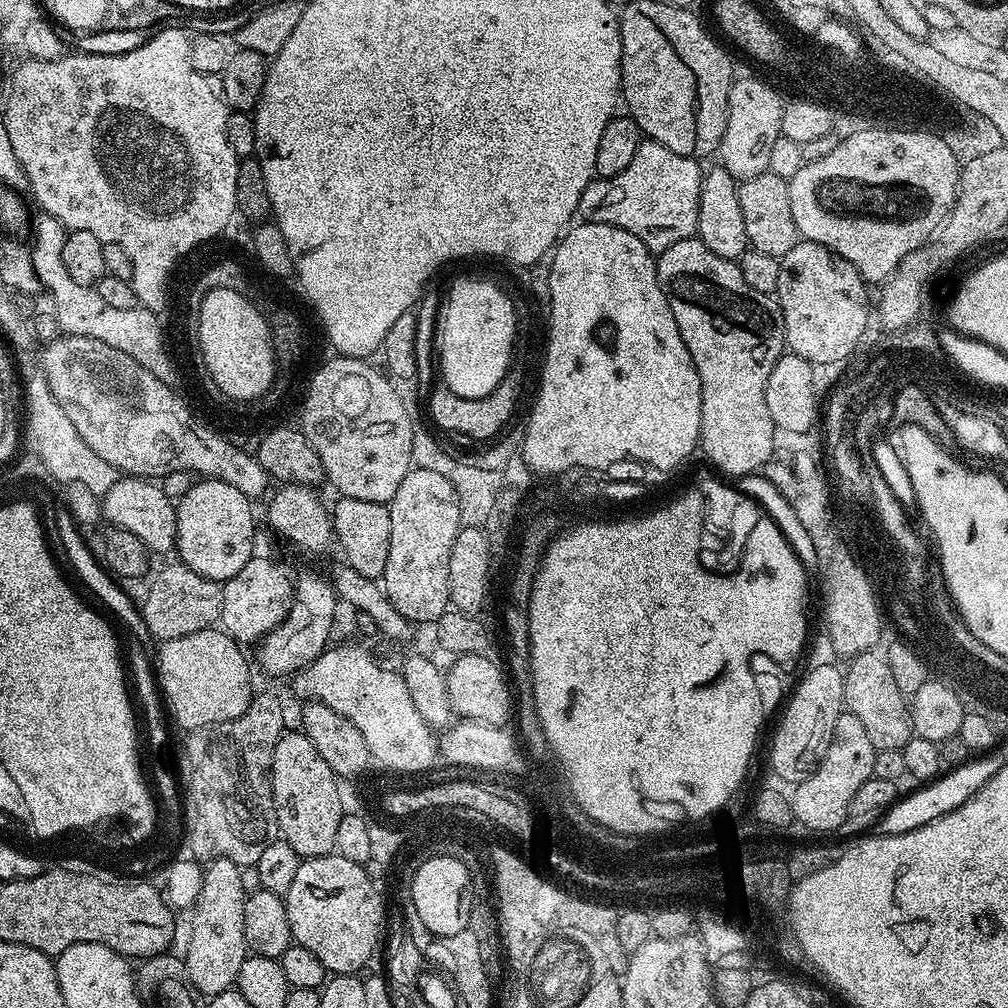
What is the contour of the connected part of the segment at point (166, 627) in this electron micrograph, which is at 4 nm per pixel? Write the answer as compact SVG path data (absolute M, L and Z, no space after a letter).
M179 562L166 565L154 576L151 577L152 585L144 596L144 604L142 602L142 615L146 632L156 642L182 638L186 634L206 630L219 621L224 593L221 581L206 578Z

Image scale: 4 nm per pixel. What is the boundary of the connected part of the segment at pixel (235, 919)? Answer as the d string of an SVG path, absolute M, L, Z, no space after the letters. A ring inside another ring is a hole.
M229 859L209 861L203 871L199 896L192 908L190 940L184 953L185 968L193 989L206 998L229 991L235 985L242 962L248 955L245 942L248 889L244 886L241 872L241 867Z

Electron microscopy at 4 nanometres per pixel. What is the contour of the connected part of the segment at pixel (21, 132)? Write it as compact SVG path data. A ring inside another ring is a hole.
M180 26L161 27L161 32L150 37L145 44L140 44L129 52L116 52L113 56L80 52L77 56L63 54L55 60L25 59L12 76L12 85L8 88L8 109L2 112L6 134L10 134L10 146L14 146L14 154L24 172L26 188L32 191L33 198L40 203L39 211L52 216L65 229L90 230L90 234L94 234L94 238L104 244L122 246L122 250L130 254L135 286L162 284L162 264L164 260L174 260L170 254L170 238L176 238L178 216L206 216L206 220L214 224L212 216L224 216L230 214L230 210L237 210L235 195L240 160L228 141L230 109L217 85L203 72L194 70L194 62L190 62L192 40L182 29L176 27Z

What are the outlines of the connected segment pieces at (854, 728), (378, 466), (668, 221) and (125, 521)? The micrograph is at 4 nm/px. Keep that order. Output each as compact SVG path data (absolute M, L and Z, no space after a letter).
M847 710L840 713L834 725L834 734L822 762L802 783L791 789L792 815L795 823L809 828L812 832L835 833L846 822L846 814L850 810L850 801L862 786L862 782L872 779L874 758L877 751L874 742L862 727L859 718L854 718Z
M336 354L333 357L333 360L328 358L323 361L324 370L318 372L315 384L312 384L307 409L299 413L299 427L310 446L314 446L324 467L327 483L332 483L340 496L388 504L394 498L398 486L402 486L402 478L406 478L413 467L411 440L414 420L403 398L396 393L397 385L380 368L381 373L371 368L367 359L359 356Z
M645 139L634 154L634 162L622 174L594 178L582 190L578 216L590 224L618 226L626 234L634 234L653 254L665 252L674 242L693 239L697 235L698 202L702 168L691 156L674 154L656 140Z
M121 475L102 496L102 516L111 527L130 530L147 546L149 553L173 551L176 542L176 505L174 500L163 493L161 485L148 478Z

